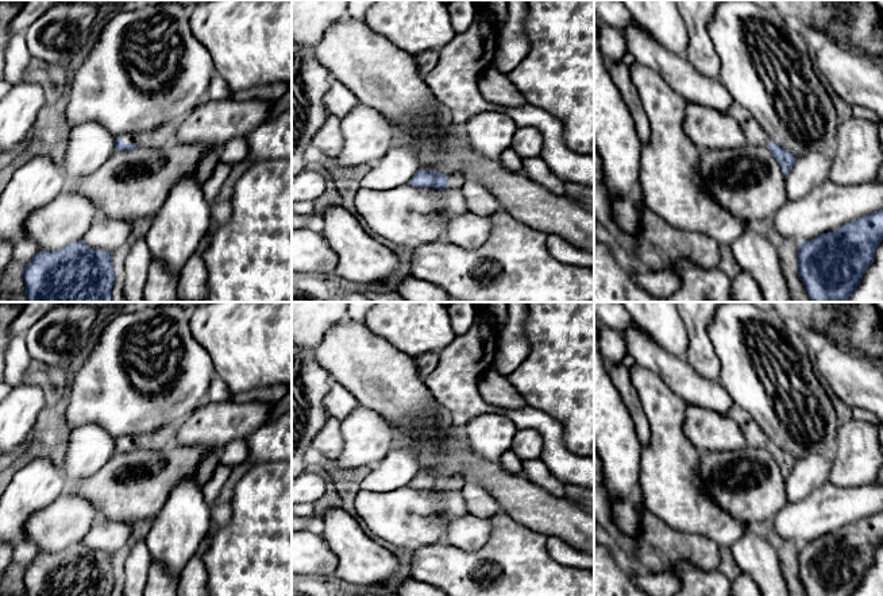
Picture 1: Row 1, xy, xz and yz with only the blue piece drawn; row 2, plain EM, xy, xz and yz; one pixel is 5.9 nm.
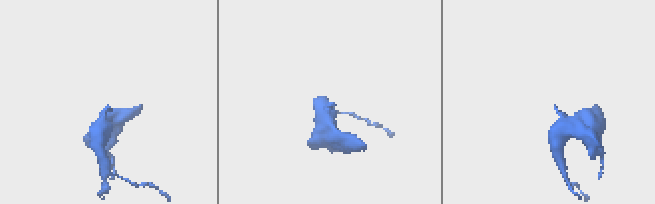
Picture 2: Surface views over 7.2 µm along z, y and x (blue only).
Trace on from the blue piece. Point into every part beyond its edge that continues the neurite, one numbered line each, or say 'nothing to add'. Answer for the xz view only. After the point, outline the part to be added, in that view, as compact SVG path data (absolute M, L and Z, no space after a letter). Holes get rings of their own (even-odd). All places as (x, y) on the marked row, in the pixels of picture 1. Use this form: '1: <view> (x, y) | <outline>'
1: xz (455, 180) | M450 173L446 175L448 178L447 189L462 187L466 181L466 177L459 173Z

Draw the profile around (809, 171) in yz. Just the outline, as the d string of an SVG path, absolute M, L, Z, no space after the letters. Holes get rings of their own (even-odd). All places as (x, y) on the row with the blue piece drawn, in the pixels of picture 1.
M813 152L795 159L795 165L786 175L784 187L788 202L806 197L820 186L832 169L833 154Z

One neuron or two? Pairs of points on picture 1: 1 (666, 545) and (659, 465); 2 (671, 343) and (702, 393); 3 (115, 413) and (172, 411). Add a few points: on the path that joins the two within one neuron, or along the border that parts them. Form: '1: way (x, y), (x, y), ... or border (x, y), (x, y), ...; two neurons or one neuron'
1: border (646, 507), (673, 527), (694, 534); two neurons
2: border (654, 340), (667, 352), (686, 360); two neurons
3: way (128, 411), (158, 411); one neuron

